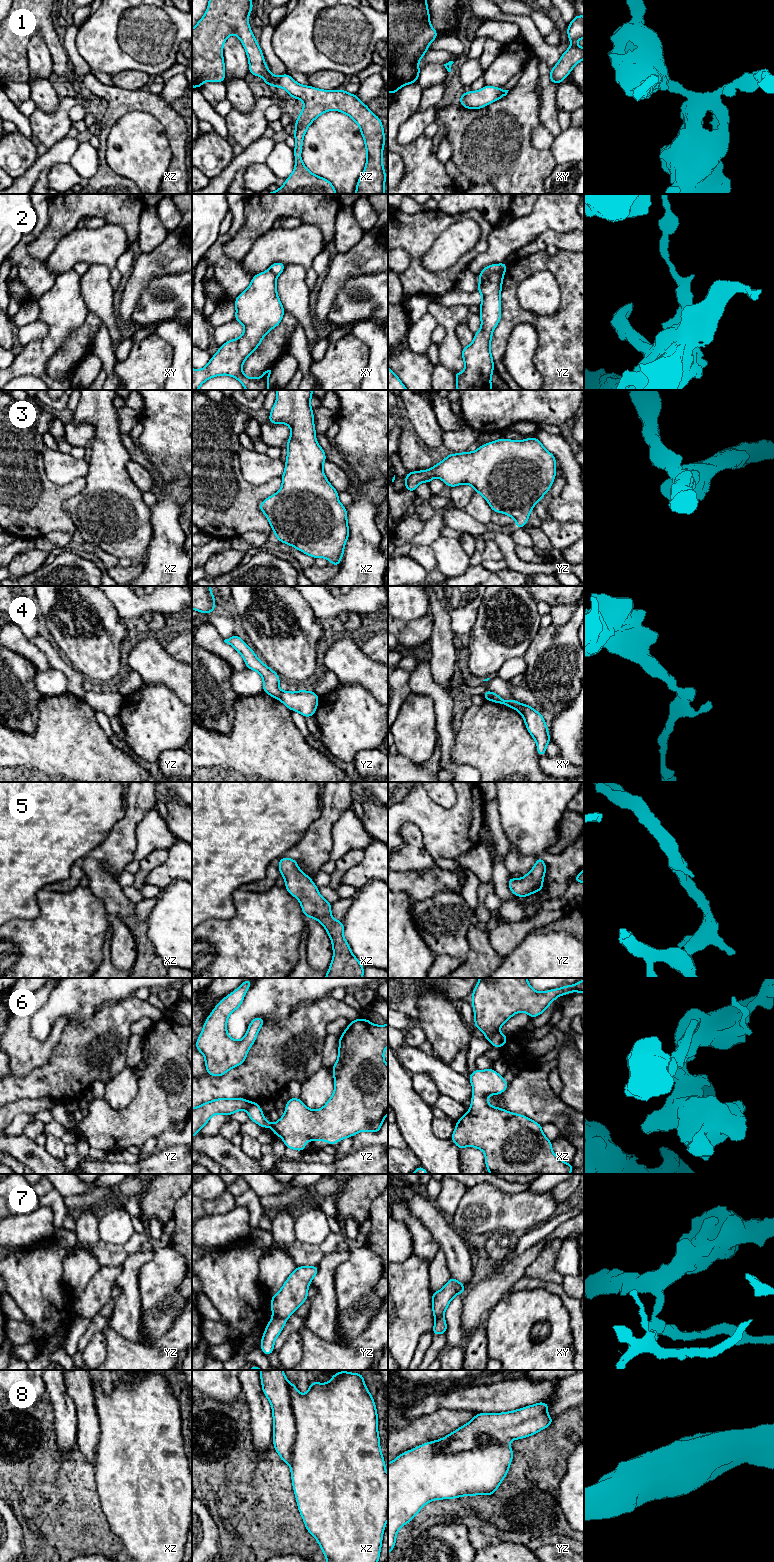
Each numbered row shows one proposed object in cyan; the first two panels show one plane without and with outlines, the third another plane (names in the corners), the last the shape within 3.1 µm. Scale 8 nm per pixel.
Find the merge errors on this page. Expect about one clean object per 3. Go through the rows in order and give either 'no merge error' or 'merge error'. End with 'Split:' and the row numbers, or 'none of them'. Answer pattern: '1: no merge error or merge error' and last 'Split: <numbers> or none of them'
1: no merge error
2: merge error
3: no merge error
4: merge error
5: no merge error
6: merge error
7: merge error
8: no merge error
Split: 2, 4, 6, 7

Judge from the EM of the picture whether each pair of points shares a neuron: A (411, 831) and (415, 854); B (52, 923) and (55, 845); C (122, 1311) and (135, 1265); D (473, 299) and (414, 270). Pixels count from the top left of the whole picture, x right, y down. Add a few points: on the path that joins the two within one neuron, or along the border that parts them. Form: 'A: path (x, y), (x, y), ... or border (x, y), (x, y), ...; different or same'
A: path (412, 837), (413, 848); same
B: border (42, 888), (36, 894), (39, 912); different
C: path (129, 1300), (129, 1276); same
D: border (456, 284), (442, 294), (430, 296); different

